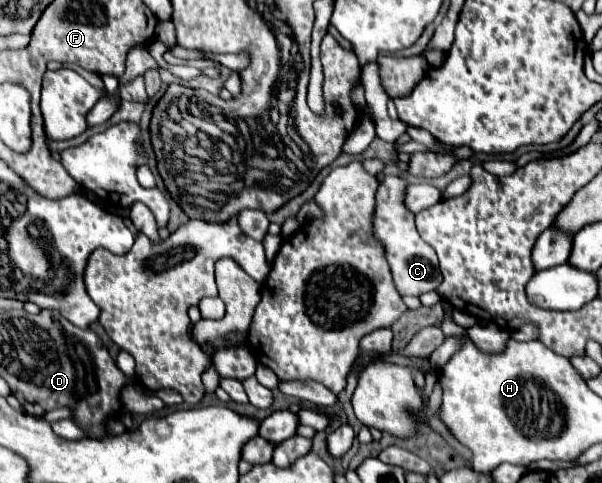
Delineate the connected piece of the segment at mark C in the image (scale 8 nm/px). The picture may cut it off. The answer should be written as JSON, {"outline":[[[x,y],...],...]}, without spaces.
{"outline":[[[386,176],[380,182],[380,188],[376,192],[376,208],[372,216],[372,230],[374,236],[382,242],[384,254],[392,272],[392,280],[400,296],[420,296],[424,292],[432,292],[442,282],[442,274],[438,268],[438,256],[436,252],[418,236],[414,226],[414,214],[404,206],[408,182],[398,176]]]}

